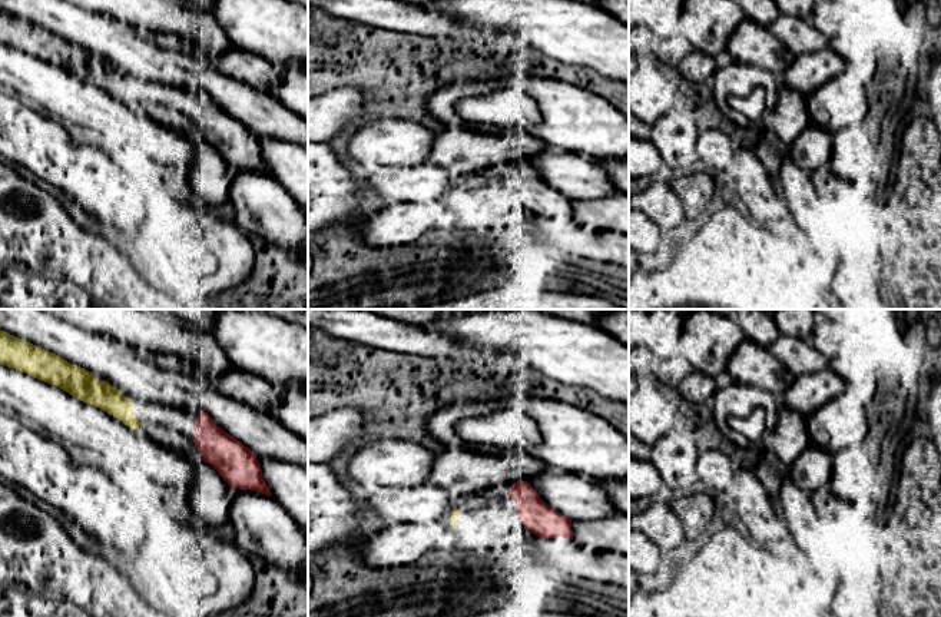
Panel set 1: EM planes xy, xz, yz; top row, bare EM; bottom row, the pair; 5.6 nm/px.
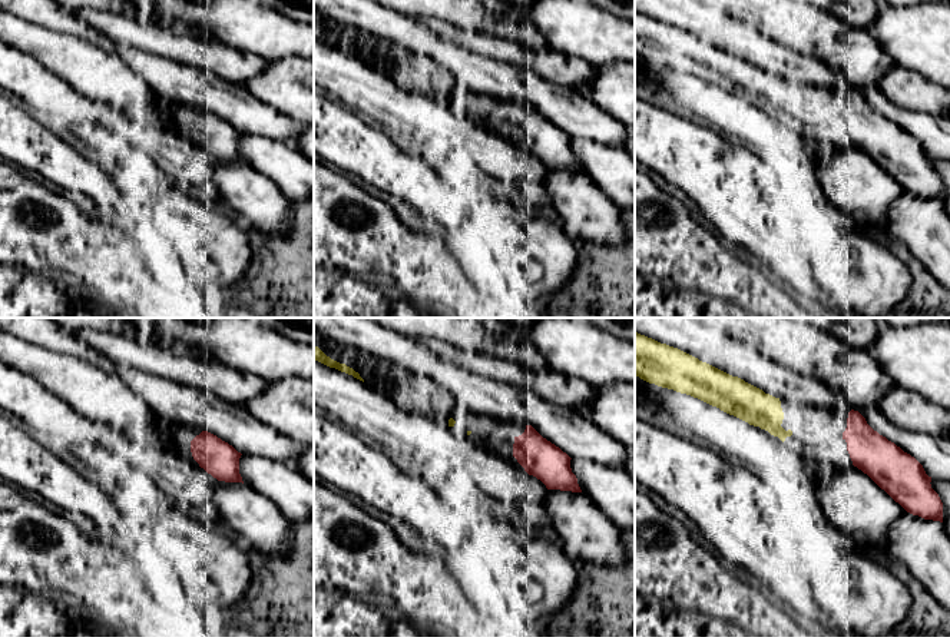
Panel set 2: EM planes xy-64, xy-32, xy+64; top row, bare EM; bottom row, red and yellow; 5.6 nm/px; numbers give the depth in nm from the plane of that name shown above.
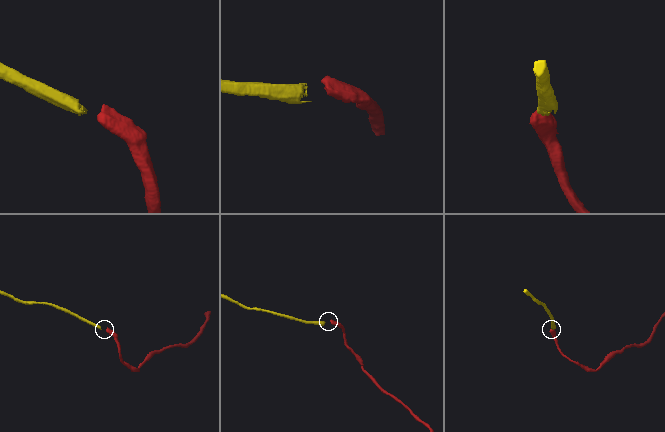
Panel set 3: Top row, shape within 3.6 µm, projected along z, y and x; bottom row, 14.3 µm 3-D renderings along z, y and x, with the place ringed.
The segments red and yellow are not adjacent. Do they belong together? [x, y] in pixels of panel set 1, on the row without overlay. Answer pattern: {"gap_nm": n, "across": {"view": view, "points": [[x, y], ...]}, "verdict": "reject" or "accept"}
{"gap_nm": 280, "across": {"view": "xy", "points": [[194, 106], [142, 103]]}, "verdict": "accept"}

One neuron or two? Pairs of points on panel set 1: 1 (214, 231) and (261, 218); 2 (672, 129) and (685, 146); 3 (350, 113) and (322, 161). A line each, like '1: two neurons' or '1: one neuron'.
1: two neurons
2: one neuron
3: two neurons

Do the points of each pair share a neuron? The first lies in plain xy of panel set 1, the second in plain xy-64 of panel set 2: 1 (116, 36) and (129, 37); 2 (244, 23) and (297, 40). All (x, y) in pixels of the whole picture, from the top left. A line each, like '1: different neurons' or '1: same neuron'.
1: different neurons
2: same neuron

